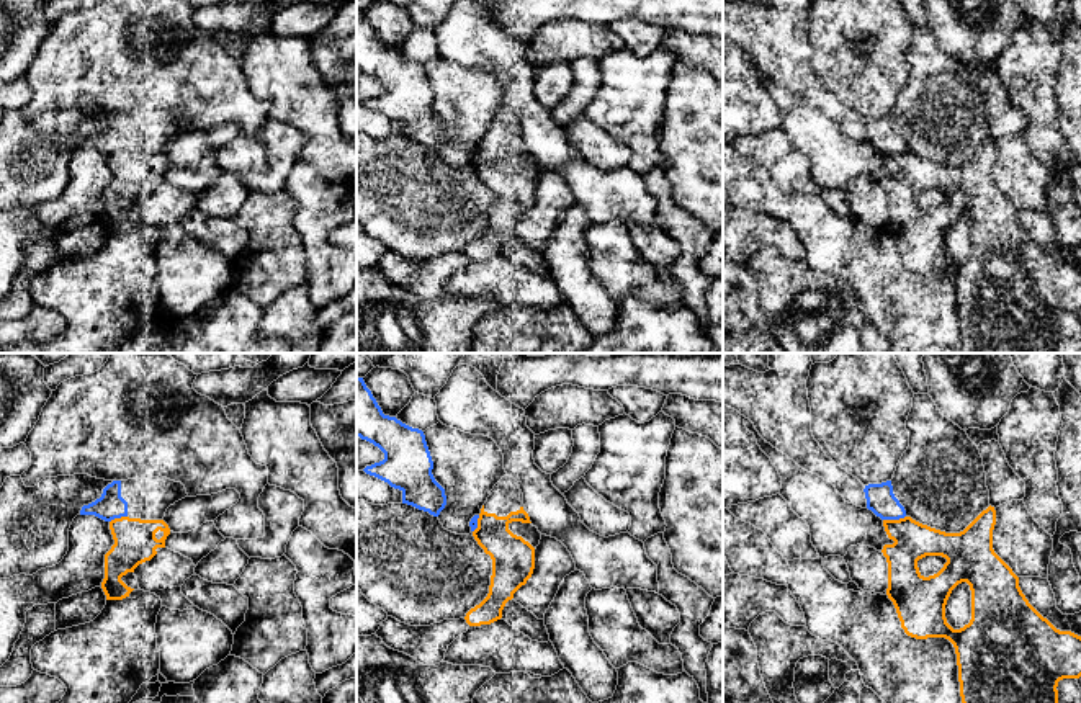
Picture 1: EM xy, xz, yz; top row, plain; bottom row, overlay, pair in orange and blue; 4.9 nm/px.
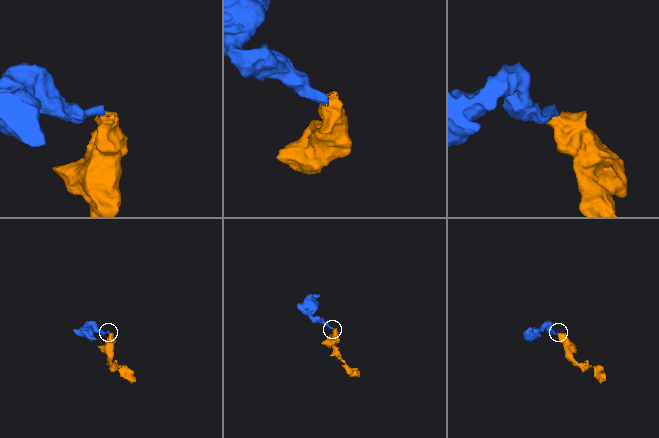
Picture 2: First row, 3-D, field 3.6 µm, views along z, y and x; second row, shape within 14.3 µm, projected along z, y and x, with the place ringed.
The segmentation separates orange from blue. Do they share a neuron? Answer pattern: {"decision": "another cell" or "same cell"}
{"decision": "another cell"}

